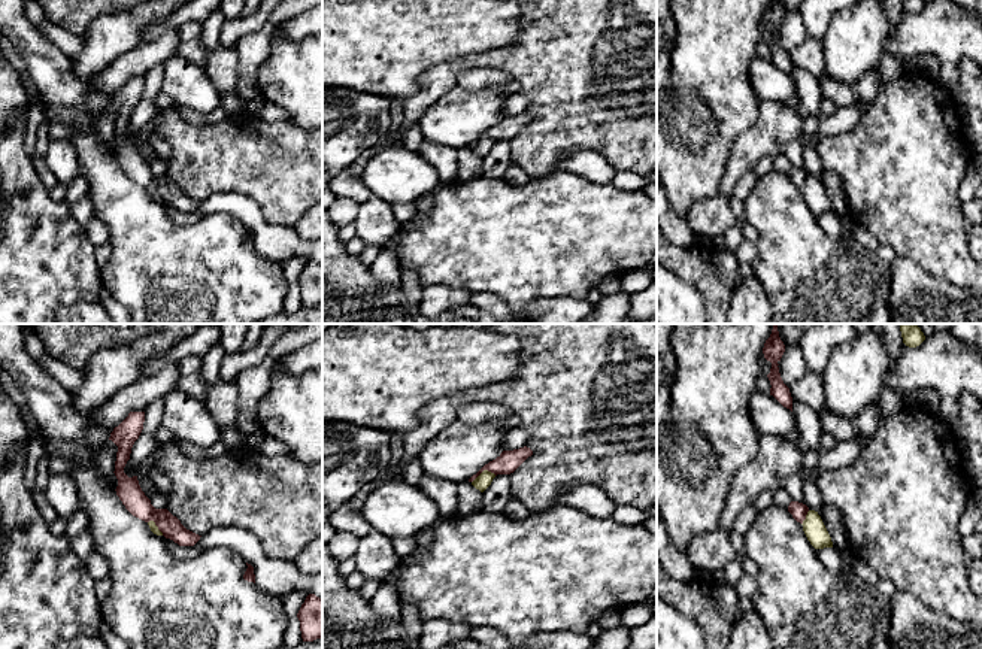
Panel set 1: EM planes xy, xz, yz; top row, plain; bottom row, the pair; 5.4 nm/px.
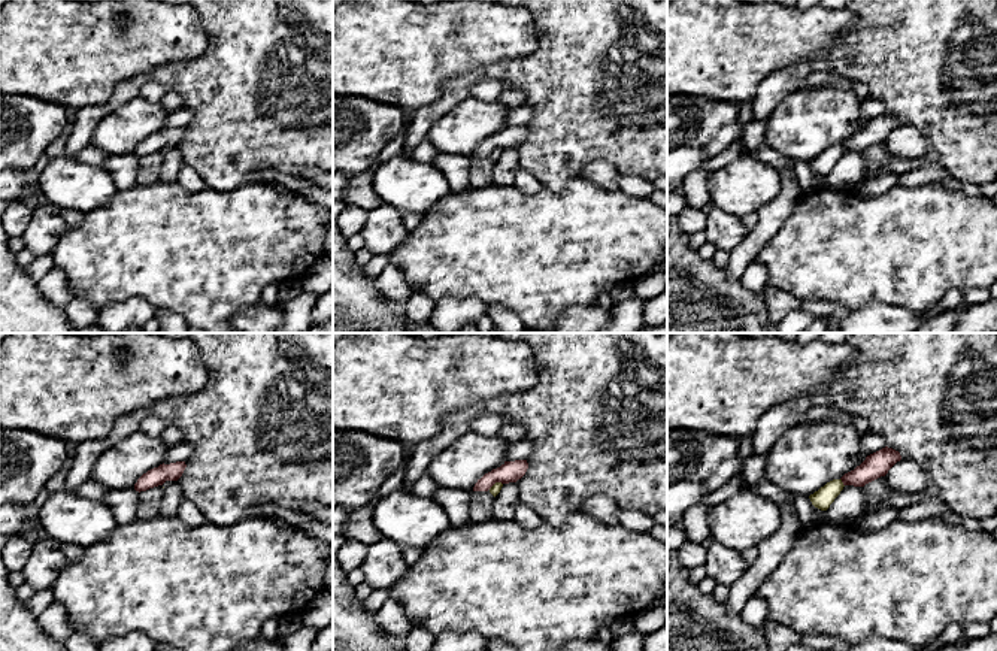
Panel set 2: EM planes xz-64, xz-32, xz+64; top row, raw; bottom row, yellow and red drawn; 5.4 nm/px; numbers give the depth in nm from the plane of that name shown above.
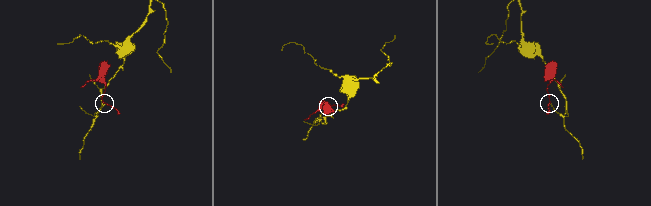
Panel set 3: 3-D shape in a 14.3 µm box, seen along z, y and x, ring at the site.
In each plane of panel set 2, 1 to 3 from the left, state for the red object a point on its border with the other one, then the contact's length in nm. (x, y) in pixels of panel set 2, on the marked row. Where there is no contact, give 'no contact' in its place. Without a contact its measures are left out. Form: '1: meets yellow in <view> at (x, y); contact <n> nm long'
1: no contact
2: meets yellow in xz-32 at (496, 483); contact 90 nm long
3: meets yellow in xz+64 at (842, 483); contact 50 nm long

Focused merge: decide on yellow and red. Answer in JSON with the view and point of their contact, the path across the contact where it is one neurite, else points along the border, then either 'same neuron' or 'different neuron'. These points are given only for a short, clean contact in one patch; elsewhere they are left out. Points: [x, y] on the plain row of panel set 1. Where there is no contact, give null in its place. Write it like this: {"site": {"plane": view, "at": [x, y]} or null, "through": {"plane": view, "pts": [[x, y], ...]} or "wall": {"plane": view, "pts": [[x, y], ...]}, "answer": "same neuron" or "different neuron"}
{"site": {"plane": "xz", "at": [484, 136]}, "wall": {"plane": "xz", "pts": [[496, 140], [484, 136], [472, 148]]}, "answer": "different neuron"}

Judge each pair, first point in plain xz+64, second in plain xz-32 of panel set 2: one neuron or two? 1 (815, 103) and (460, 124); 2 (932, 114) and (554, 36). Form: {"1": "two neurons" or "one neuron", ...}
{"1": "one neuron", "2": "one neuron"}

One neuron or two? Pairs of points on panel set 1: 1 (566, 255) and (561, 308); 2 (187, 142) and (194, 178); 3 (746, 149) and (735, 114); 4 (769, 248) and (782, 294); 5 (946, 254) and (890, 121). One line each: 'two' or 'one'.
1: two
2: one
3: two
4: one
5: one

